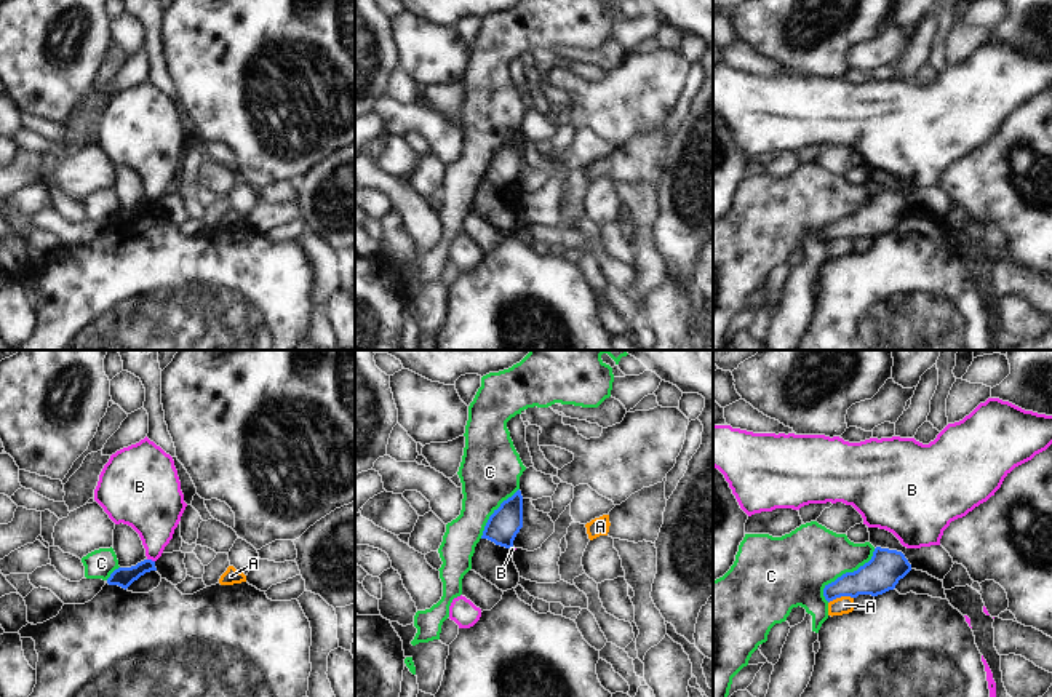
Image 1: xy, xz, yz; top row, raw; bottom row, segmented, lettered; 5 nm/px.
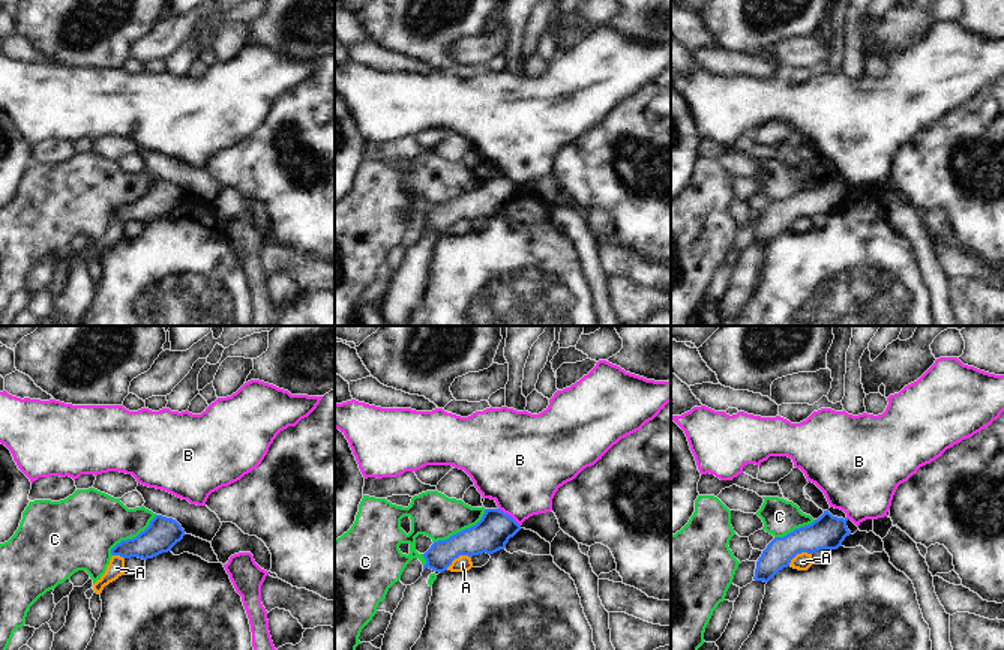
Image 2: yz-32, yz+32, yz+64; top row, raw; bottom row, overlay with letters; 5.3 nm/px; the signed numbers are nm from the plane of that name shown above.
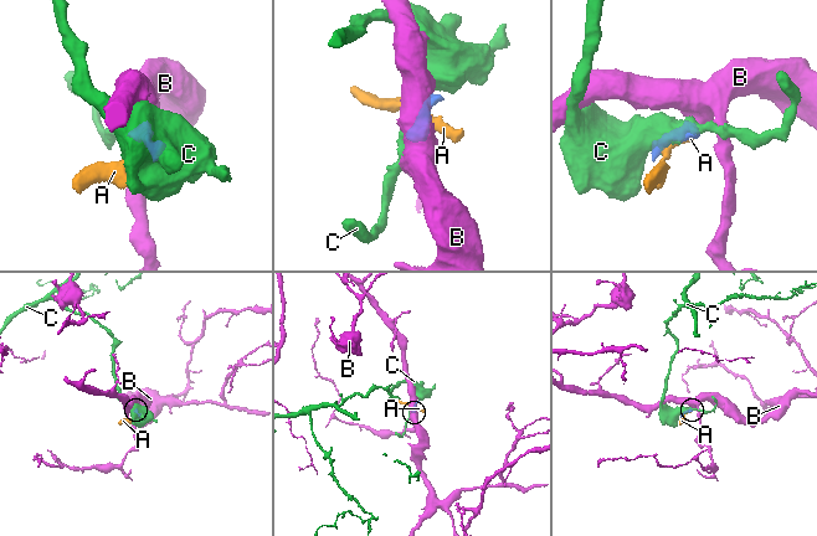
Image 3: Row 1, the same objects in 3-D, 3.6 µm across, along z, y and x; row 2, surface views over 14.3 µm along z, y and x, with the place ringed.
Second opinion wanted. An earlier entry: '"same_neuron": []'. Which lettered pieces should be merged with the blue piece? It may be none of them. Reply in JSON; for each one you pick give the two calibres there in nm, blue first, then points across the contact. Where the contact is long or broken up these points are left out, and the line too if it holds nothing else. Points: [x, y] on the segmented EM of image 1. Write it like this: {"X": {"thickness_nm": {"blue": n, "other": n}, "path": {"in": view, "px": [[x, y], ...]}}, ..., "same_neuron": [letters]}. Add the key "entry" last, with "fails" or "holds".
{"same_neuron": [], "entry": "holds"}

